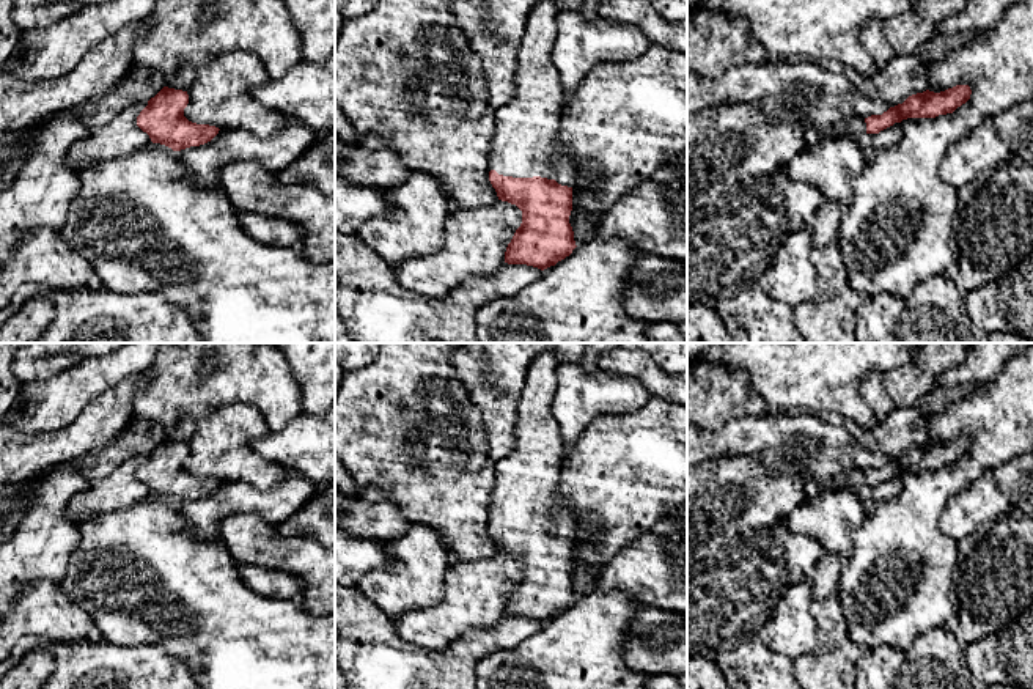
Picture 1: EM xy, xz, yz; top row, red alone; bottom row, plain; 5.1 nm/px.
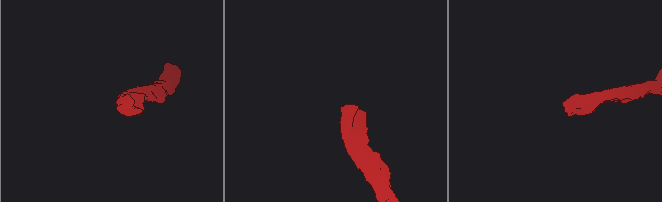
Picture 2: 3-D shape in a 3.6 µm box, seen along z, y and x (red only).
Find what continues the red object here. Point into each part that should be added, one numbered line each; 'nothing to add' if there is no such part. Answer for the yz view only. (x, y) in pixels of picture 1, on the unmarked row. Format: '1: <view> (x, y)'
1: yz (857, 477)

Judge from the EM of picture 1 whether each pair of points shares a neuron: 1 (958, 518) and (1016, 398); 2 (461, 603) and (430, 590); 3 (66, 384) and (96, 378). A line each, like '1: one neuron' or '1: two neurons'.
1: two neurons
2: two neurons
3: one neuron

